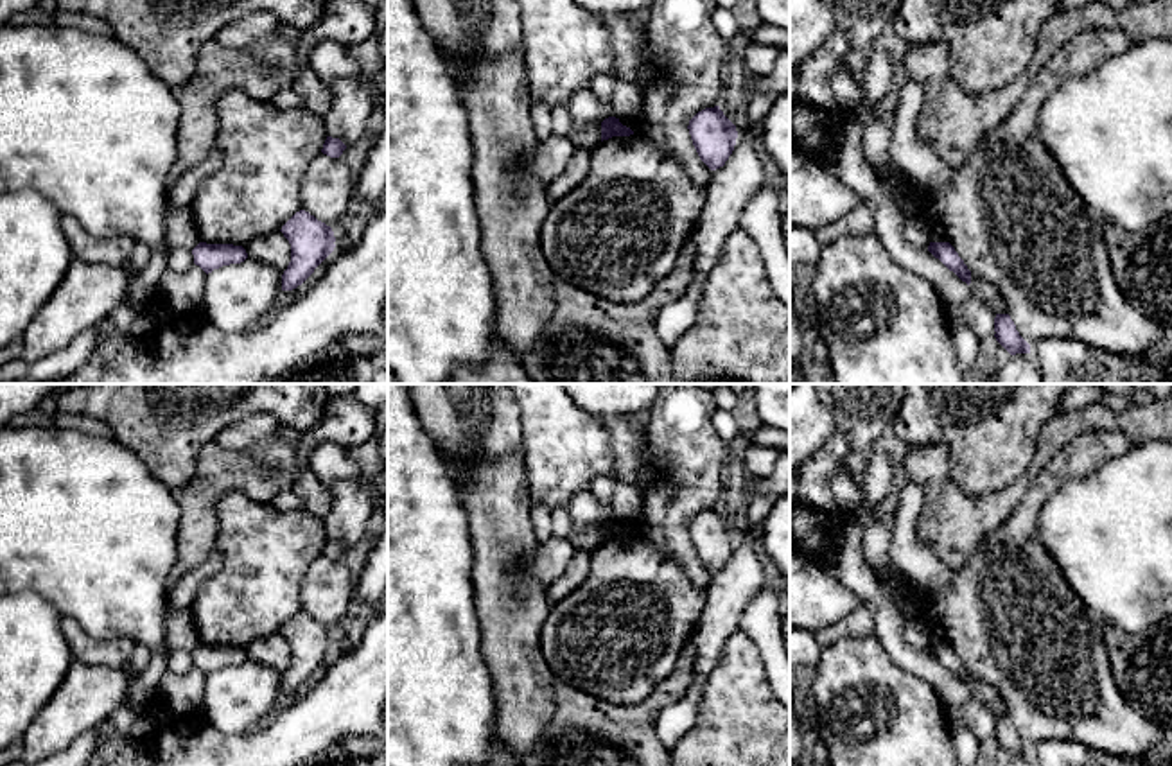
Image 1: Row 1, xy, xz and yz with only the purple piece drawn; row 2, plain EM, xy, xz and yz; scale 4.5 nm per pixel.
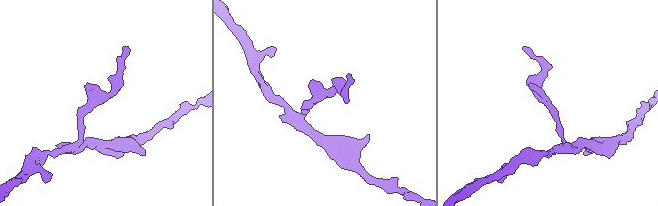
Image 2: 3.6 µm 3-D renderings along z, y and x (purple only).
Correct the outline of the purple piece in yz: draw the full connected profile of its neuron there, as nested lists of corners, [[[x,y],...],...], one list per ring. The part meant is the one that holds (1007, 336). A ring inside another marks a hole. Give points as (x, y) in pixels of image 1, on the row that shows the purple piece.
[[[996,314],[994,337],[1010,353],[1030,353],[1030,344],[1019,335],[1009,314]]]

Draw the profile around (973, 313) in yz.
[[[973,294],[964,303],[946,309],[946,314],[951,323],[962,323],[969,326],[980,341],[996,334],[996,314]]]

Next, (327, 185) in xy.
[[[319,152],[300,181],[302,210],[334,228],[346,213],[355,188],[355,178],[343,158]]]

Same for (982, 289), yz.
[[[971,273],[971,294],[982,300],[994,314],[1009,314],[1007,301],[987,280]]]

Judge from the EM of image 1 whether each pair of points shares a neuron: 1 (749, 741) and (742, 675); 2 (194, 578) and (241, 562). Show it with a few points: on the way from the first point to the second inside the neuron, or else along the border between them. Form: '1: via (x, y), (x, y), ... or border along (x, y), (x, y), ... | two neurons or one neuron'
1: via (742, 725), (742, 691) | one neuron
2: border along (216, 548), (219, 565), (201, 583), (191, 607) | two neurons

